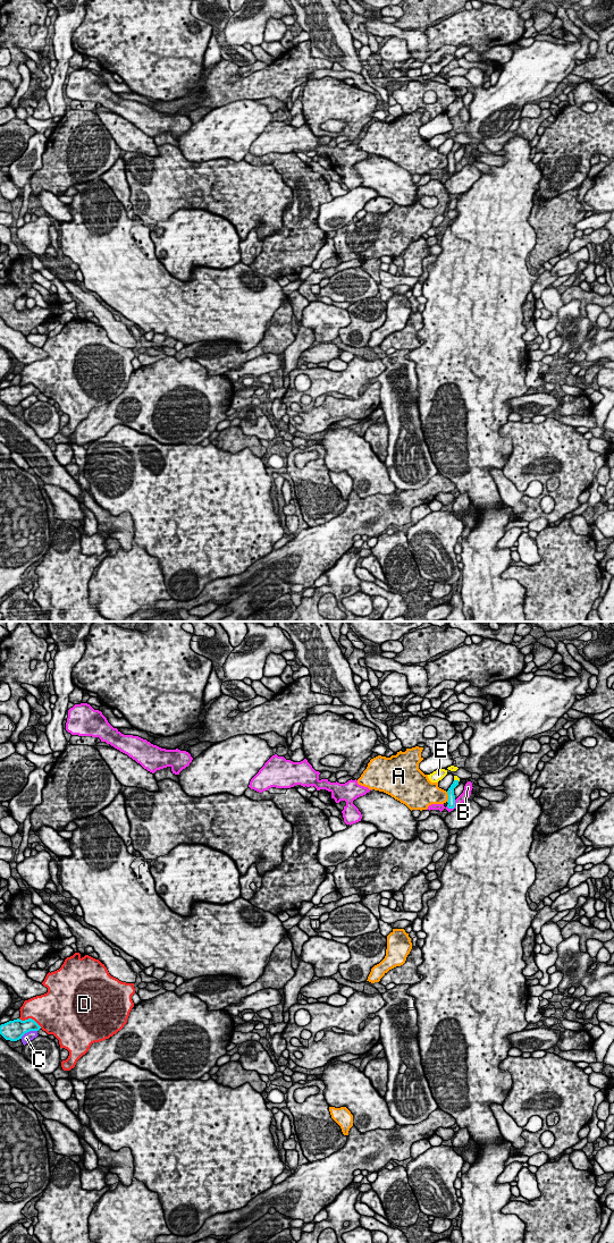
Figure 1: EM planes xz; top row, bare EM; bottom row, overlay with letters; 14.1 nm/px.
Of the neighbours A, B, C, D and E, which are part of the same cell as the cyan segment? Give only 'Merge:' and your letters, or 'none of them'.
Merge: E

